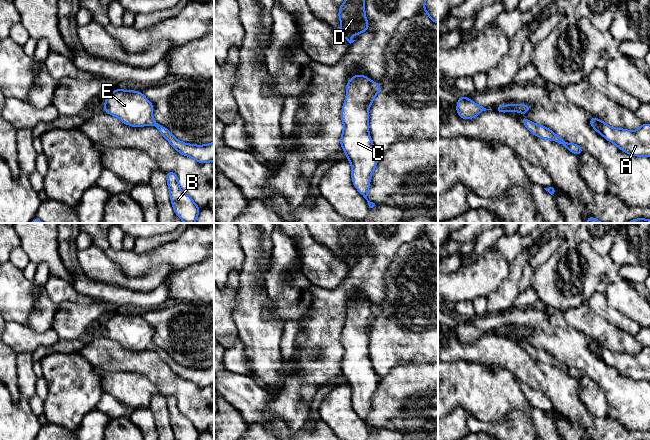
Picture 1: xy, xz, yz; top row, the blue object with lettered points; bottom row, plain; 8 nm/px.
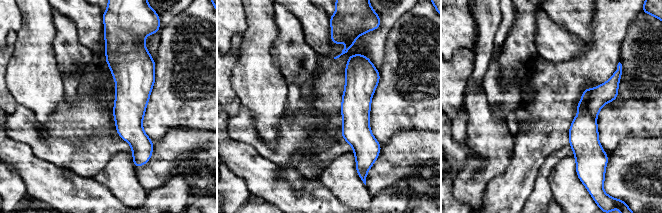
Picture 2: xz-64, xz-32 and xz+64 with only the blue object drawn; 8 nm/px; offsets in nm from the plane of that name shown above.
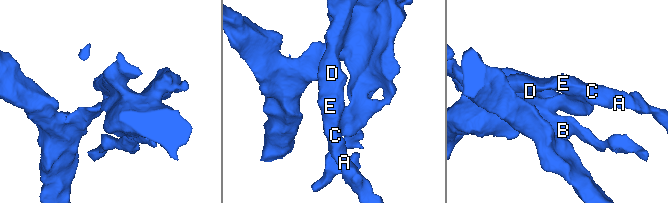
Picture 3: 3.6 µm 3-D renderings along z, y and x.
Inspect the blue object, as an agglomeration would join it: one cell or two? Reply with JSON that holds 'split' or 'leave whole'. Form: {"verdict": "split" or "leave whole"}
{"verdict": "split"}

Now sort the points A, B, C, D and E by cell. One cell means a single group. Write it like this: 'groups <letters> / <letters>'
groups A C D E / B

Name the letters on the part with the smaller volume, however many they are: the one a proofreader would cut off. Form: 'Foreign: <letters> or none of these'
Foreign: A, C, D, E

